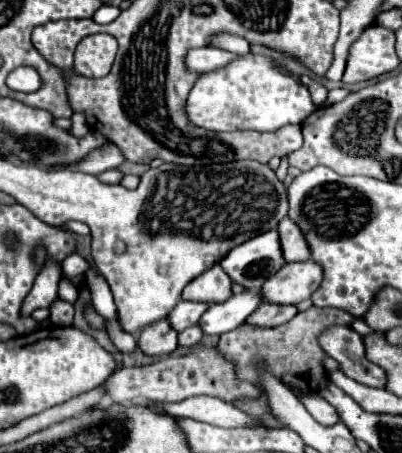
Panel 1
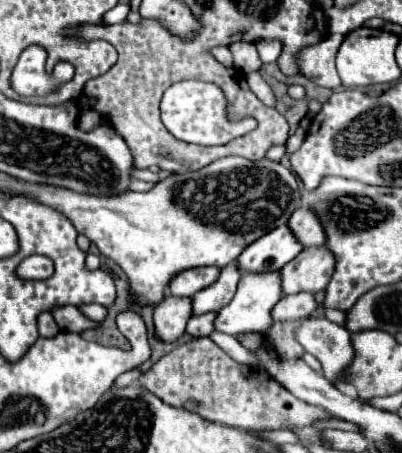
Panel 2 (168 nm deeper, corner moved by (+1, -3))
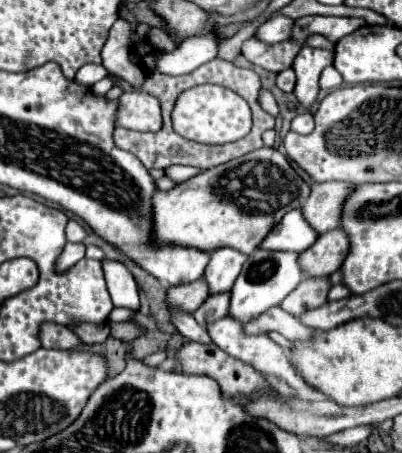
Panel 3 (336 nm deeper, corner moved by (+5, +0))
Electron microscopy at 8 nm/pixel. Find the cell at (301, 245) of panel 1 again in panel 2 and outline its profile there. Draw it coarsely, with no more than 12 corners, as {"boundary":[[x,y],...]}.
{"boundary":[[296,209],[288,221],[302,247],[326,243],[324,229],[310,209]]}

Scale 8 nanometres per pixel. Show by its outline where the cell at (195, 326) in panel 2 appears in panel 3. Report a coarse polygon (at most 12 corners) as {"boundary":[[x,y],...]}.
{"boundary":[[230,294],[208,296],[194,312],[196,322],[208,322],[228,314]]}

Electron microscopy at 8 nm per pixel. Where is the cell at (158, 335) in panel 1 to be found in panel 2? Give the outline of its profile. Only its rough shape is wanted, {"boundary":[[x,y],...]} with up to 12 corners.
{"boundary":[[166,297],[154,309],[156,339],[174,343],[190,319],[190,299]]}

